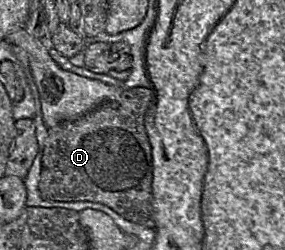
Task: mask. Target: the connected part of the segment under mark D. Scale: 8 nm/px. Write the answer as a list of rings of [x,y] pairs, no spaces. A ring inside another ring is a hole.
[[[134,87],[126,88],[114,99],[108,100],[97,106],[93,110],[87,112],[86,114],[73,119],[60,123],[59,125],[48,128],[48,137],[46,139],[43,156],[41,162],[41,174],[39,180],[39,191],[41,197],[50,202],[96,202],[108,206],[120,216],[126,220],[148,227],[150,229],[156,229],[156,218],[153,207],[153,159],[152,159],[152,149],[145,128],[145,114],[148,111],[154,100],[154,91],[152,88],[144,87]]]

